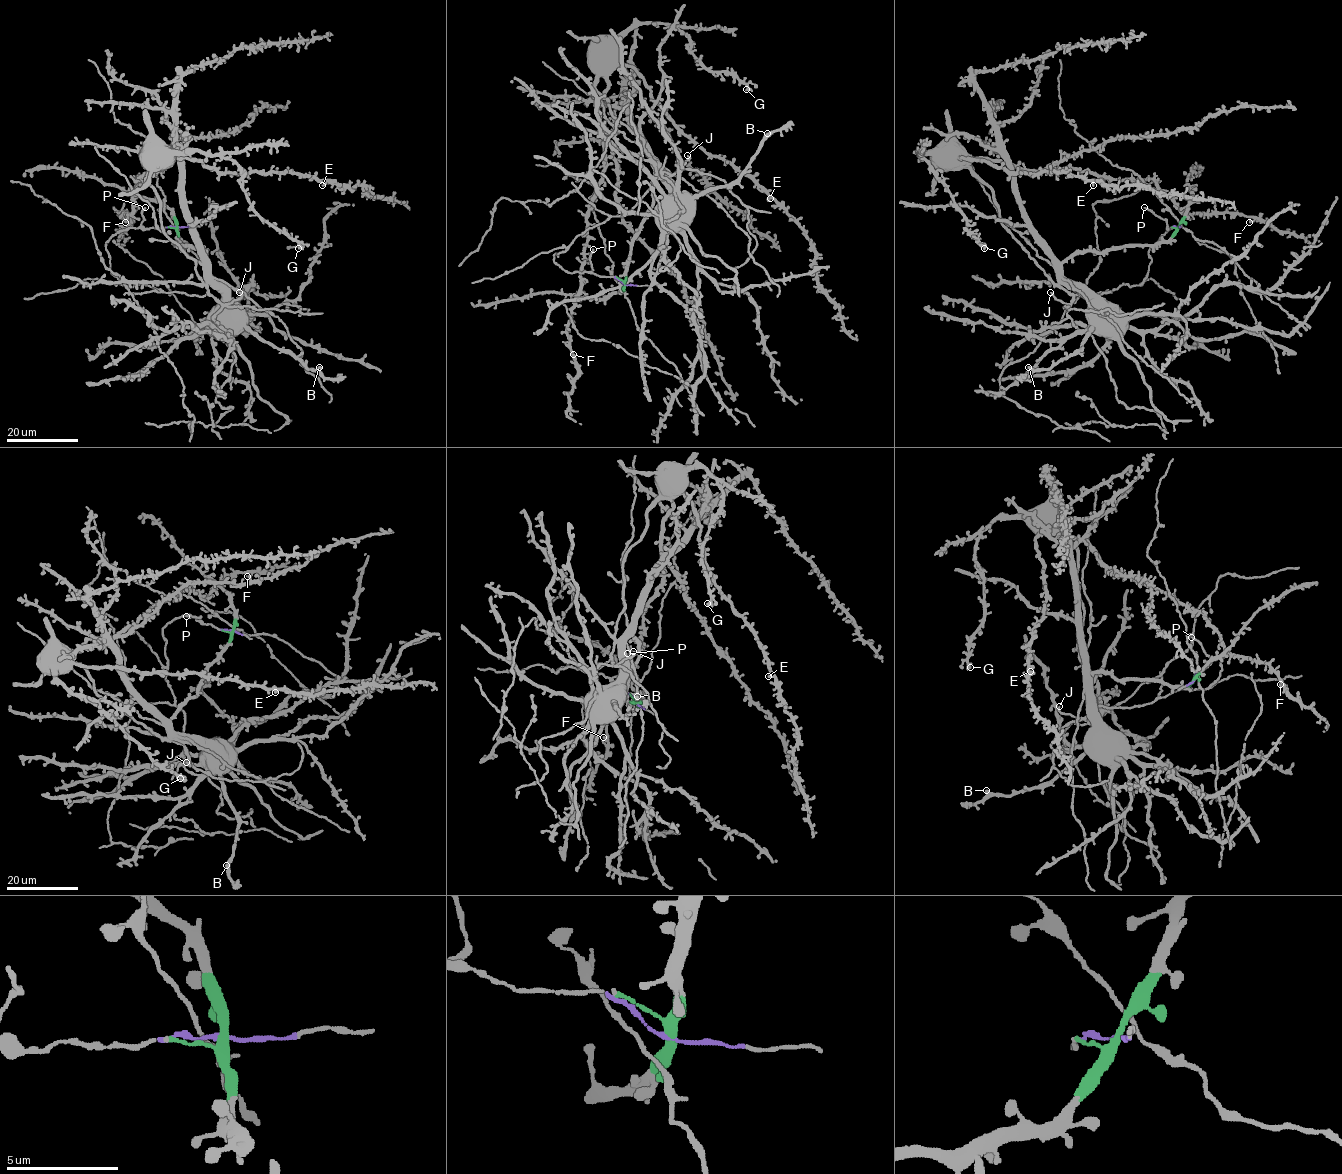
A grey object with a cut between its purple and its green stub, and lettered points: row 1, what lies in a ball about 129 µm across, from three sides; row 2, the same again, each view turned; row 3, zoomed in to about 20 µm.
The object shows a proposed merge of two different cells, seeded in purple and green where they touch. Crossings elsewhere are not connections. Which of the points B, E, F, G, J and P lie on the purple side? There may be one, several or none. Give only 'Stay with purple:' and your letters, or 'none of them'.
Stay with purple: E, F, G, J, P

